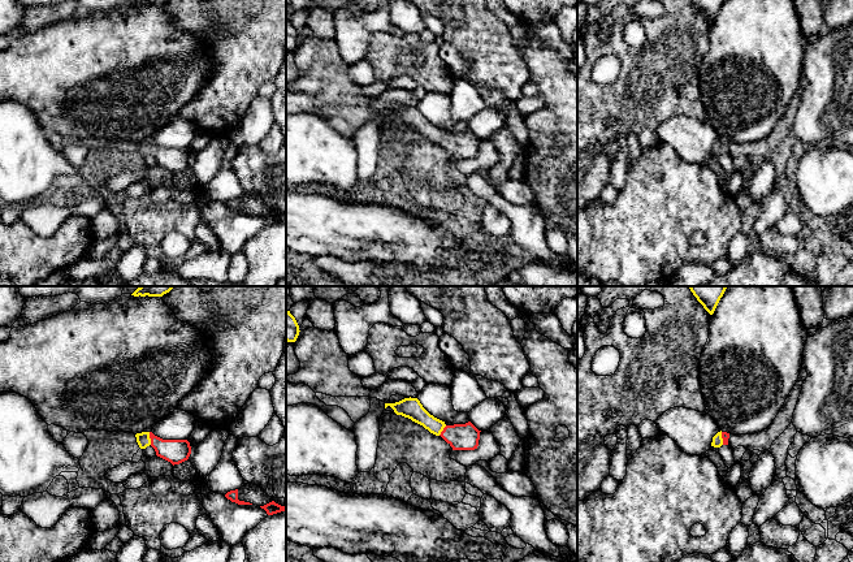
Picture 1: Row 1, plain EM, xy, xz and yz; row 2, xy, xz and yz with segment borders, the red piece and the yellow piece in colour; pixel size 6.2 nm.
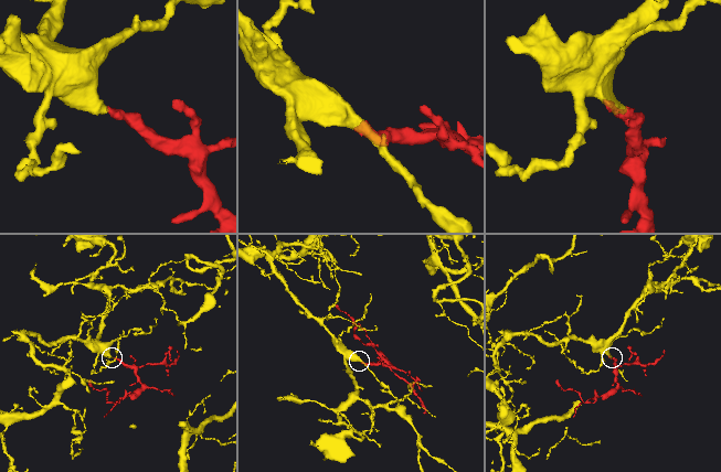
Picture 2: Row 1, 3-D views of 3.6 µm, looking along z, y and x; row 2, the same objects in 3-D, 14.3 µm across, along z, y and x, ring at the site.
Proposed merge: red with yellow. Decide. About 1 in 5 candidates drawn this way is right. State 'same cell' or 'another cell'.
same cell

